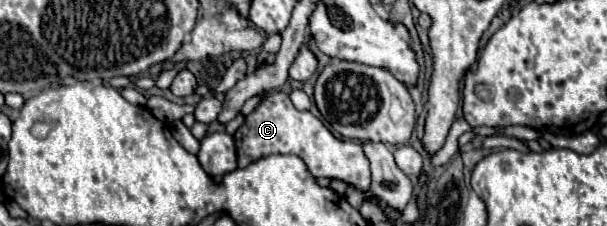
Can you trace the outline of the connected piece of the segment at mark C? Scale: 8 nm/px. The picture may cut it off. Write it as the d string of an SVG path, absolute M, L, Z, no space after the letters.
M272 91L266 93L258 107L246 117L242 127L236 131L236 153L238 153L238 167L246 167L248 163L272 155L272 153L292 153L304 159L308 165L308 171L314 177L328 177L328 179L340 179L344 183L350 183L358 189L368 189L370 185L370 167L368 159L364 157L362 145L356 141L340 141L336 139L326 125L314 117L310 111L298 111L288 93L284 91Z

